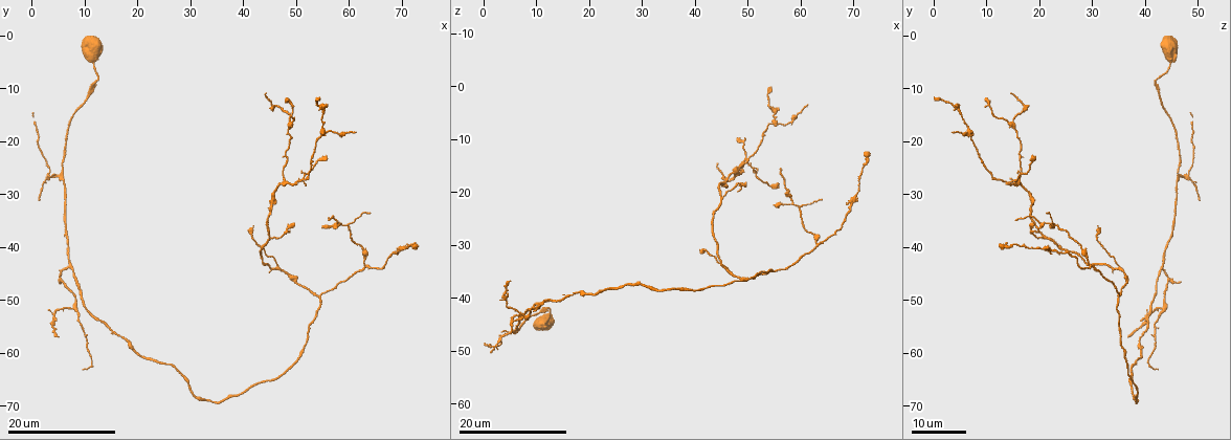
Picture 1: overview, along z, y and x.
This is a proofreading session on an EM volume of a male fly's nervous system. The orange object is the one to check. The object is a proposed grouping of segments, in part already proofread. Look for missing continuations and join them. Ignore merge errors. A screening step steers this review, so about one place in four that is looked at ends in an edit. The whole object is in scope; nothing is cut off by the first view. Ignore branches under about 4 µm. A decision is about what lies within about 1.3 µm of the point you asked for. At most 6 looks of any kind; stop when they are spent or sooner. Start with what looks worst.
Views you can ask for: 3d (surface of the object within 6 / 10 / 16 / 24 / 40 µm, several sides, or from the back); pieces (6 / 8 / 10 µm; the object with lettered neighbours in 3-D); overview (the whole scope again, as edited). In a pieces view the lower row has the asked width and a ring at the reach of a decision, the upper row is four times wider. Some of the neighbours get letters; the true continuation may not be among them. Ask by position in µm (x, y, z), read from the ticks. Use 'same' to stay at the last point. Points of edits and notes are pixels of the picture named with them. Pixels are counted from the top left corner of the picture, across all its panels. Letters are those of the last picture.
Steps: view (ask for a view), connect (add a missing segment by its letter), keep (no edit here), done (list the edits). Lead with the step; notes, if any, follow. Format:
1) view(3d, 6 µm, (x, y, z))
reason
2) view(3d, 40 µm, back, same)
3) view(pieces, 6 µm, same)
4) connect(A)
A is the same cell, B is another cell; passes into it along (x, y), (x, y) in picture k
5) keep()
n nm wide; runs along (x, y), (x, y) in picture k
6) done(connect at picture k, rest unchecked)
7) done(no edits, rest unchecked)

view(3d, 16 µm, (1.0, 30.5, 50.5))
free end

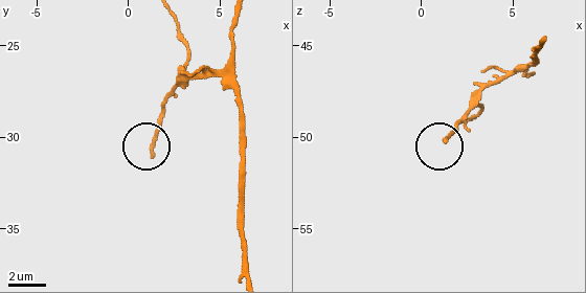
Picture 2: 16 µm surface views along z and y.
view(3d, 6 µm, (1.4, 30.9, 50.2))

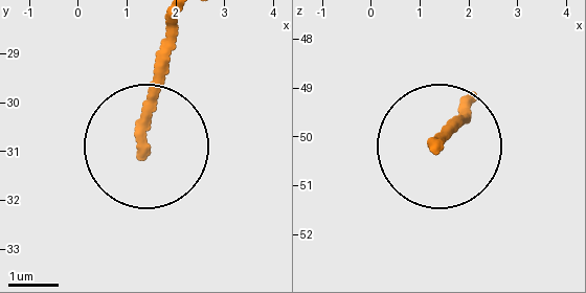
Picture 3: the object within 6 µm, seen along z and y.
view(pieces, 6 µm, (1.25, 30.95, 50.20))

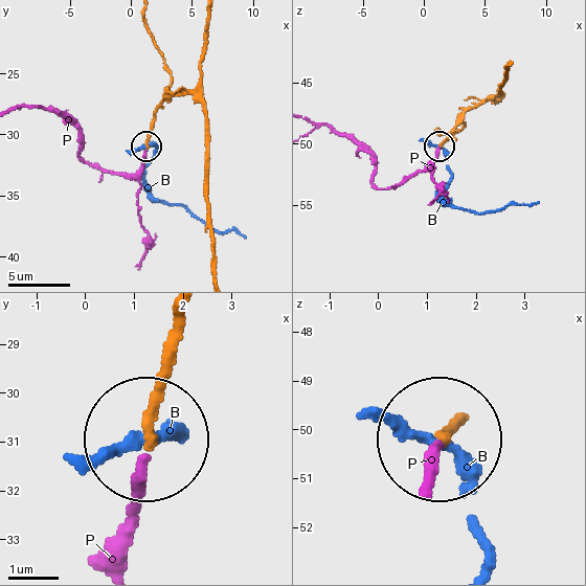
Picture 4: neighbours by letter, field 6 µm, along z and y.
connect(P)
P is the same cell, B is another cell; passes into it along (461, 417), (441, 437), (436, 475) in picture 4; it goes on there

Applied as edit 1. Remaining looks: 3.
view(3d, 24 µm, (4.5, 57.0, 37.0))
free end

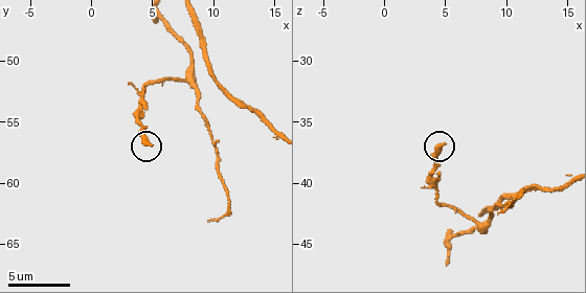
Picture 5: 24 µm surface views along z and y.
view(pieces, 6 µm, (4.8, 57.0, 36.8))

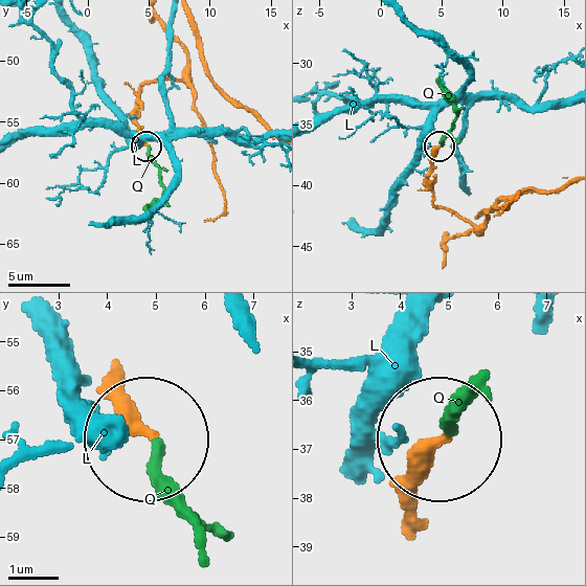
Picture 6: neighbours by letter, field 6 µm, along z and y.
connect(Q)
Q is the same cell, L is another cell; passes into it along (405, 492), (454, 405) in picture 6; it goes on there

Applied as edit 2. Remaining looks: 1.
done(connect at picture 4, connect at picture 6, rest unchecked)

